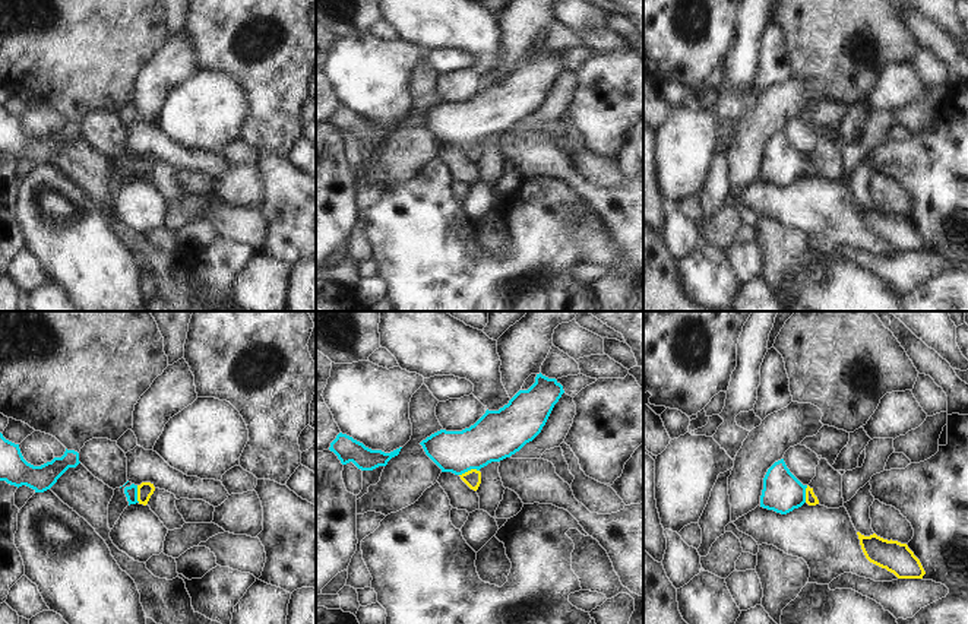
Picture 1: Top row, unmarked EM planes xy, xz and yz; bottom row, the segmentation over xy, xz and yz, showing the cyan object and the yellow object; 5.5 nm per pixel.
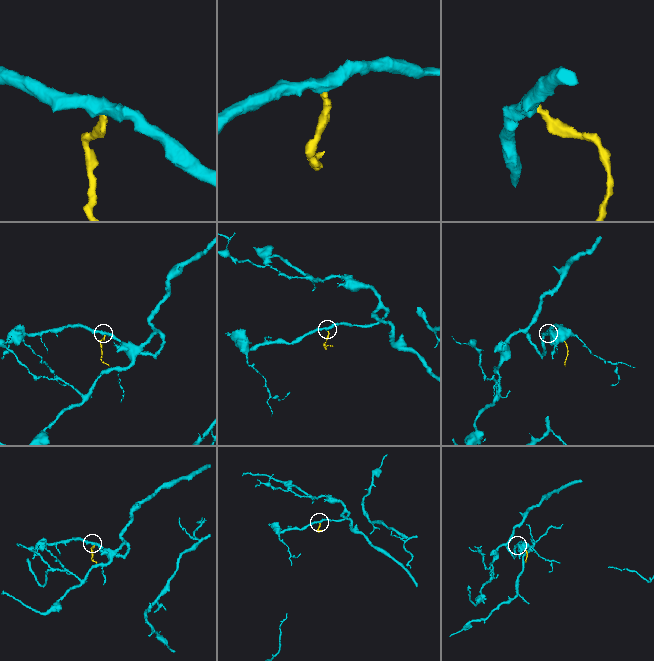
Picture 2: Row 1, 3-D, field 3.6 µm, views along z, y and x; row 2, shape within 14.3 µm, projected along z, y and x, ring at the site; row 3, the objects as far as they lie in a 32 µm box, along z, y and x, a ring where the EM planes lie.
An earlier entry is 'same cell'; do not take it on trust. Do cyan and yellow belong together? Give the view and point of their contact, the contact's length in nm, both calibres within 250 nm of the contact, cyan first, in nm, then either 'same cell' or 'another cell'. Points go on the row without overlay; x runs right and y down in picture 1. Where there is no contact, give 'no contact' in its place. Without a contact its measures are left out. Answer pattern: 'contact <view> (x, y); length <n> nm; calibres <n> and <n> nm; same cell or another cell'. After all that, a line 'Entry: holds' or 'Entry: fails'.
contact xz (468, 142); length 120 nm; calibres 280 and 100 nm; same cell
Entry: holds

